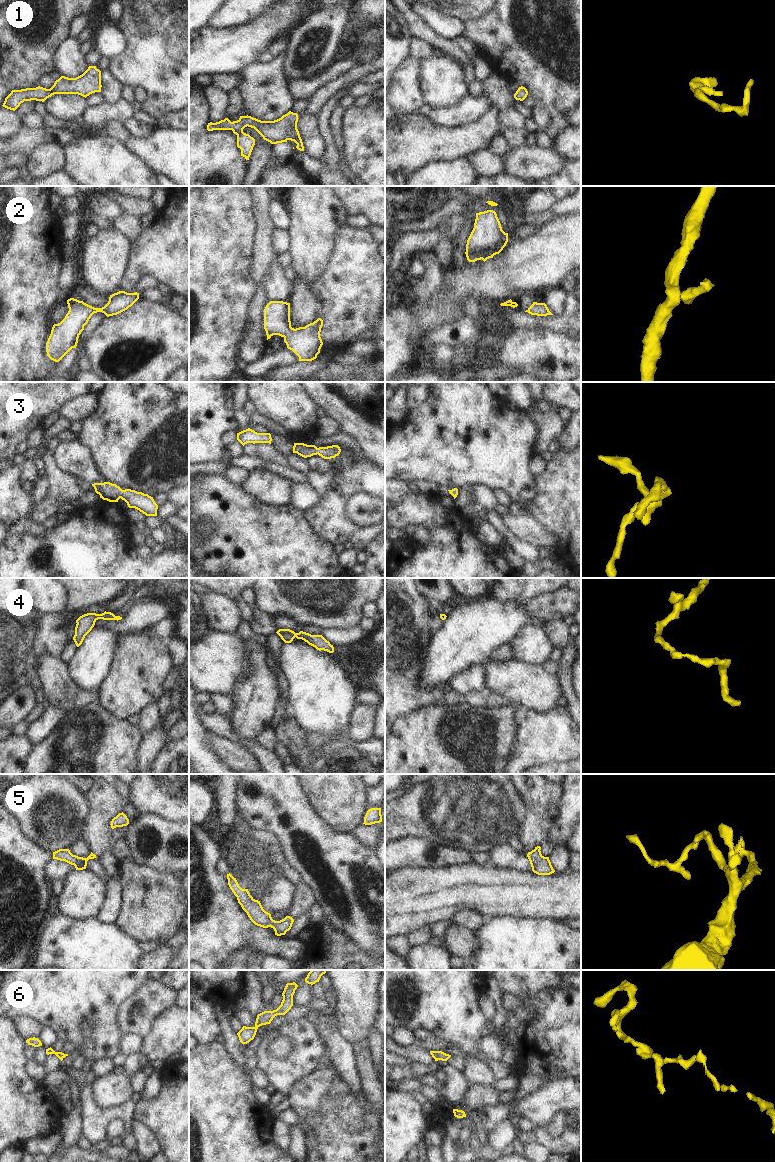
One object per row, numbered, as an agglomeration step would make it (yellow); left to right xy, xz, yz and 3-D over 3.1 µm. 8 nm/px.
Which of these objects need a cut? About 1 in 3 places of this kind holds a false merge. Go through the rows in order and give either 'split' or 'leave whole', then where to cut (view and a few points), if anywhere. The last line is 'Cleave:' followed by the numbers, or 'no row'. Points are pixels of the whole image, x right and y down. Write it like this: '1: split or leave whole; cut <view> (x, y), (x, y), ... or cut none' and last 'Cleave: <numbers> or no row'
1: leave whole; cut none
2: leave whole; cut none
3: leave whole; cut none
4: leave whole; cut none
5: leave whole; cut none
6: leave whole; cut none
Cleave: no row

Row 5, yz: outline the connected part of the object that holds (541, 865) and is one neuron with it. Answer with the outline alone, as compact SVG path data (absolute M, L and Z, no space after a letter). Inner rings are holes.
M537 846L531 852L528 852L527 857L530 861L532 871L538 875L550 875L555 872L549 857L544 857L541 854L541 847Z

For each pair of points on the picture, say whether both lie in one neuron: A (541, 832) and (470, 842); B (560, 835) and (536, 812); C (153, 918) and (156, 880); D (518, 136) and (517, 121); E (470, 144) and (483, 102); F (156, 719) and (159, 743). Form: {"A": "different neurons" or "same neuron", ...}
{"A": "different neurons", "B": "different neurons", "C": "same neuron", "D": "different neurons", "E": "different neurons", "F": "different neurons"}

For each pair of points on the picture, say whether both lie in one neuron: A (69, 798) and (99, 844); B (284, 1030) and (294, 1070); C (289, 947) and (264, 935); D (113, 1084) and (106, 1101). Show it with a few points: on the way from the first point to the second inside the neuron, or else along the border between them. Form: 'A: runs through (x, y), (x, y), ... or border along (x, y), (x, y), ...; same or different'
A: border along (89, 800), (91, 813), (80, 837); different
B: runs through (295, 1038), (297, 1040), (297, 1059); same
C: runs through (283, 947), (277, 947), (270, 941); same
D: runs through (113, 1088), (106, 1097); same

